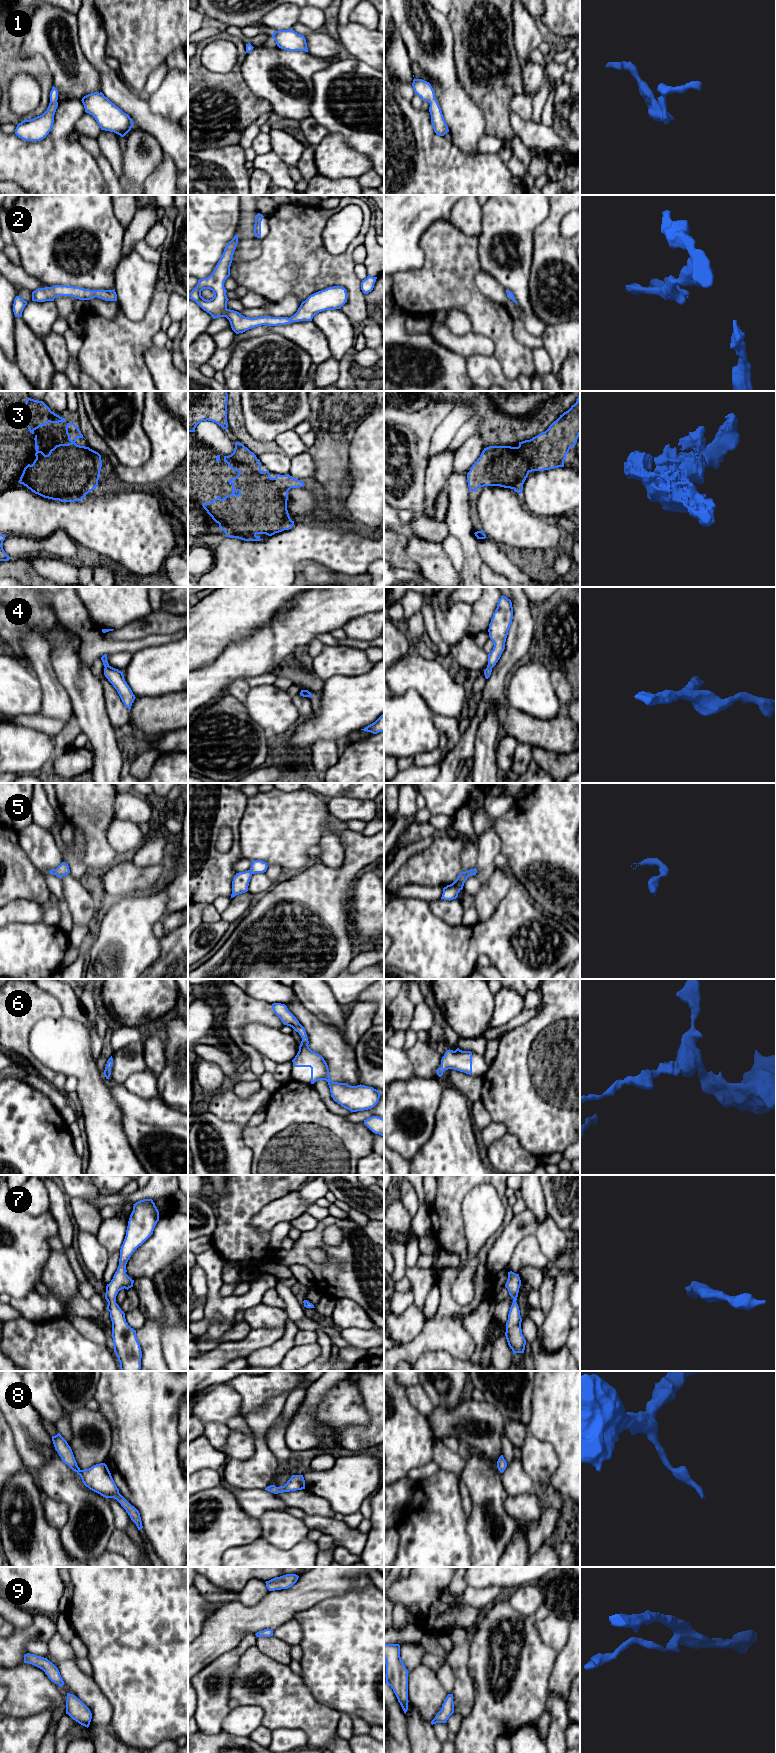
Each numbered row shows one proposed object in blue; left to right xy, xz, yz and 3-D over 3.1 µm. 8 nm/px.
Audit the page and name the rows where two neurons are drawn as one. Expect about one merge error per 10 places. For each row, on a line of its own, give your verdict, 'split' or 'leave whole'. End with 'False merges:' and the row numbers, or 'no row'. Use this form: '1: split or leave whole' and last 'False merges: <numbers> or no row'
1: leave whole
2: leave whole
3: leave whole
4: leave whole
5: leave whole
6: leave whole
7: leave whole
8: leave whole
9: leave whole
False merges: no row

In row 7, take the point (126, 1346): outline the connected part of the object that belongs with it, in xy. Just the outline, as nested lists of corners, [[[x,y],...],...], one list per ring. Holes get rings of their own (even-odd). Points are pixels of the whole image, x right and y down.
[[[143,1199],[133,1204],[126,1236],[120,1249],[119,1266],[113,1279],[106,1286],[105,1299],[112,1321],[114,1352],[121,1371],[140,1371],[142,1351],[136,1337],[136,1330],[125,1319],[125,1313],[116,1303],[116,1296],[122,1289],[133,1287],[134,1280],[127,1274],[126,1264],[135,1250],[152,1234],[159,1221],[159,1211],[152,1199]]]

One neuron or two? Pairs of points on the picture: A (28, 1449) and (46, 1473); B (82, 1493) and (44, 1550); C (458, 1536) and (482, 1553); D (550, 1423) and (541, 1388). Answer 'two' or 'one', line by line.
A: two
B: two
C: two
D: one

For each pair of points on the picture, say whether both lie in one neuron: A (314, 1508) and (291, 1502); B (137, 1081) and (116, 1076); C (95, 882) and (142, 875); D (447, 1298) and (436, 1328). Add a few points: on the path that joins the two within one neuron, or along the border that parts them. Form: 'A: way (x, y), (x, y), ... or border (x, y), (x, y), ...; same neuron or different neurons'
A: way (308, 1502), (297, 1502); same neuron
B: border (147, 1069), (132, 1073), (123, 1083); different neurons
C: way (107, 882), (130, 879); same neuron
D: way (447, 1305), (443, 1321); same neuron

